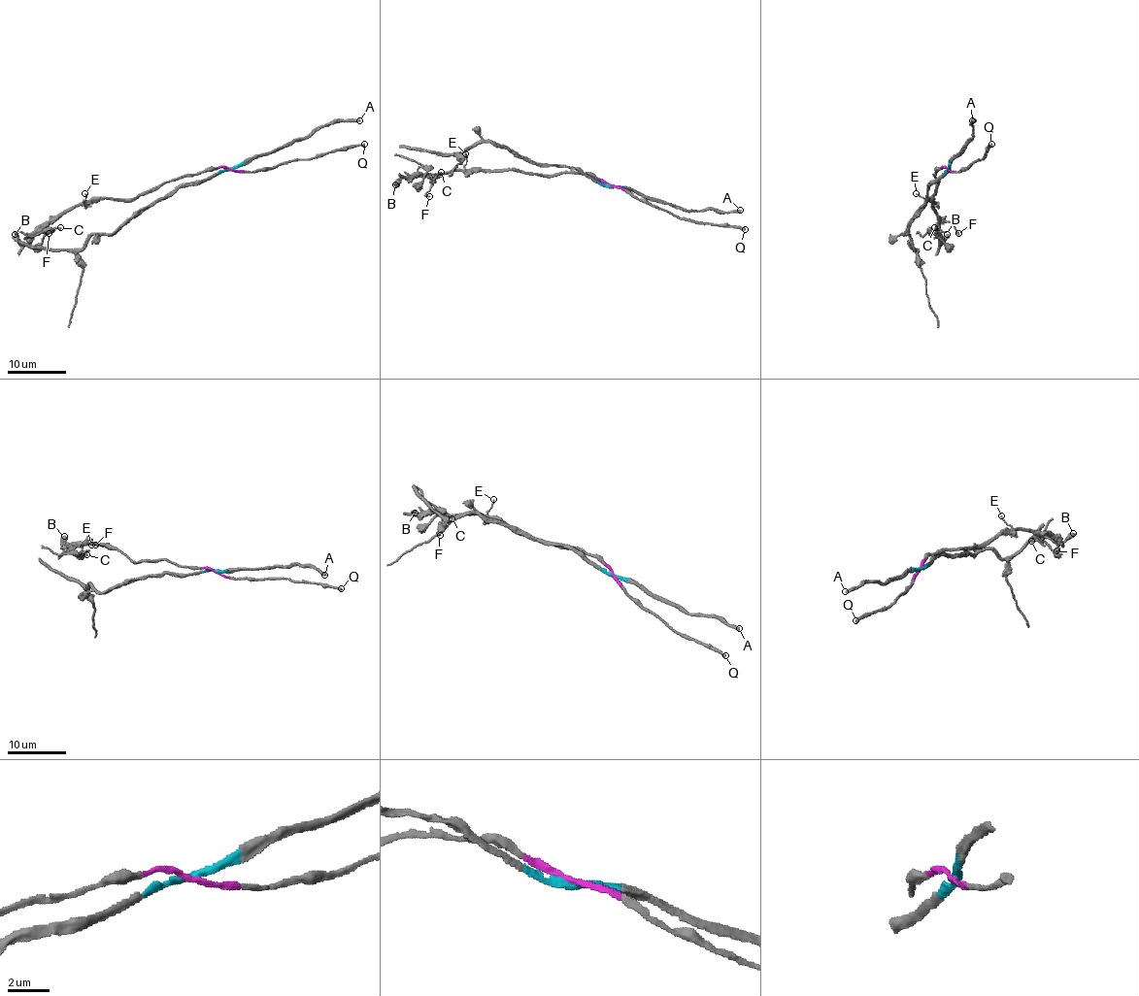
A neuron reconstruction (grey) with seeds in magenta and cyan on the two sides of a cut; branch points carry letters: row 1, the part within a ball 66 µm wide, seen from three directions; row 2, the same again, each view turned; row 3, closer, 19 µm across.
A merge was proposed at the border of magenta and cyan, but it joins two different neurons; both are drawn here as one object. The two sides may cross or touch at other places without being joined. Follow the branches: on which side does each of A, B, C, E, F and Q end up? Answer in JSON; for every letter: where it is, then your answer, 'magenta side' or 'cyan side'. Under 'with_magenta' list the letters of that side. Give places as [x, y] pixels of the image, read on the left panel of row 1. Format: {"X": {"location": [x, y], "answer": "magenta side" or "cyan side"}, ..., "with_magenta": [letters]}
{"A": {"location": [359, 120], "answer": "cyan side"}, "B": {"location": [15, 234], "answer": "magenta side"}, "C": {"location": [60, 227], "answer": "magenta side"}, "E": {"location": [84, 193], "answer": "magenta side"}, "F": {"location": [49, 233], "answer": "magenta side"}, "Q": {"location": [364, 144], "answer": "magenta side"}, "with_magenta": ["B", "C", "E", "F", "Q"]}

